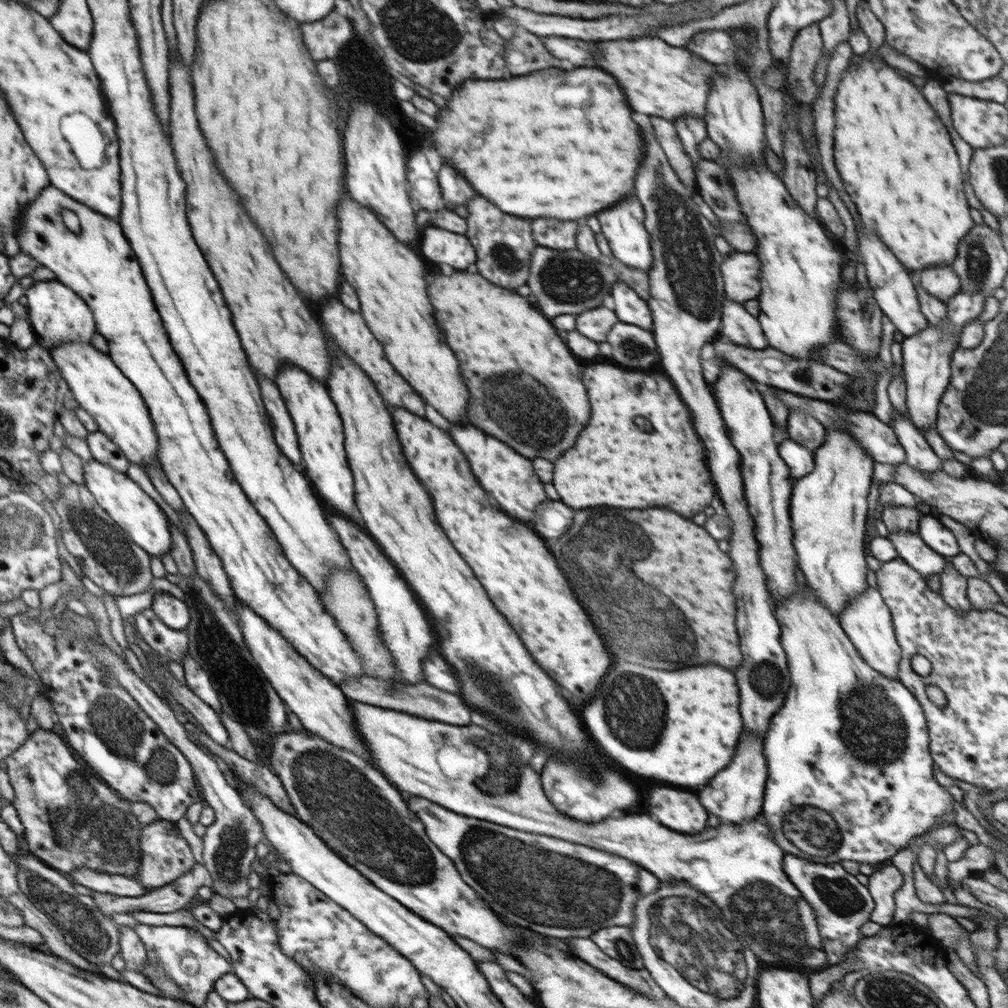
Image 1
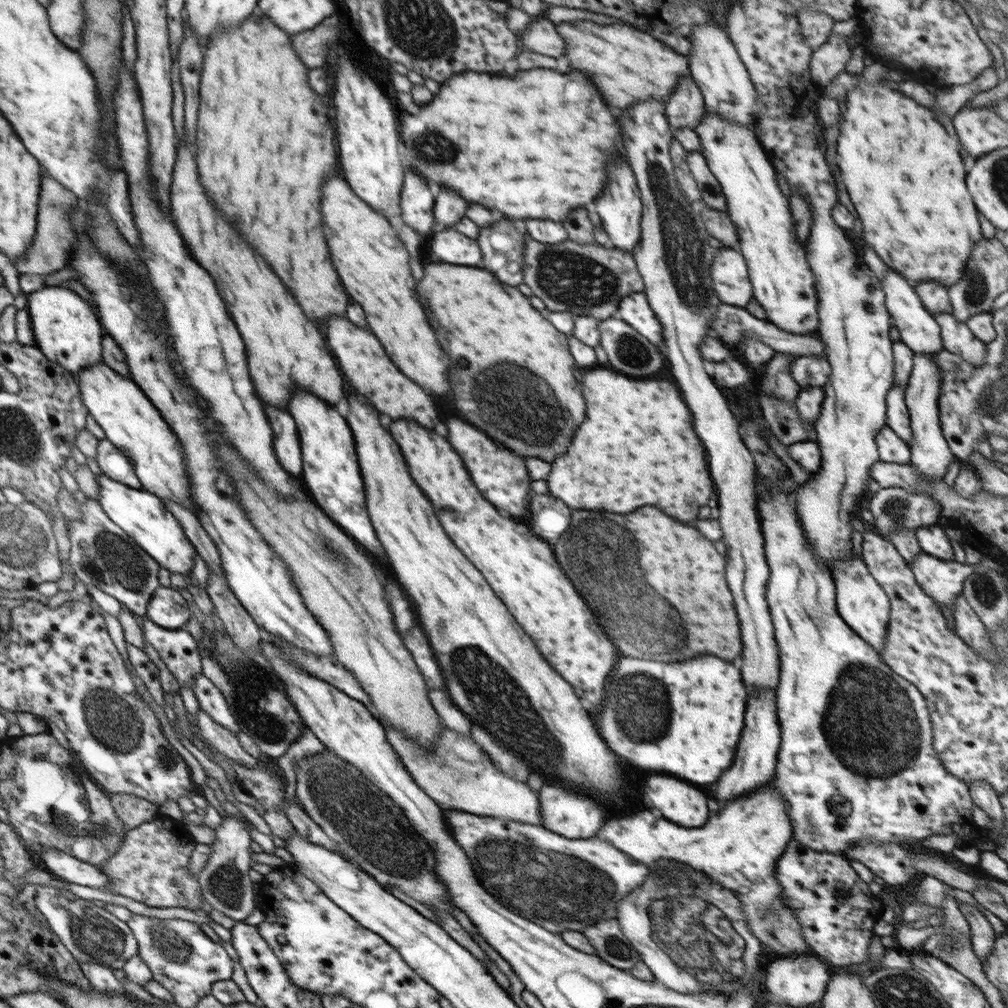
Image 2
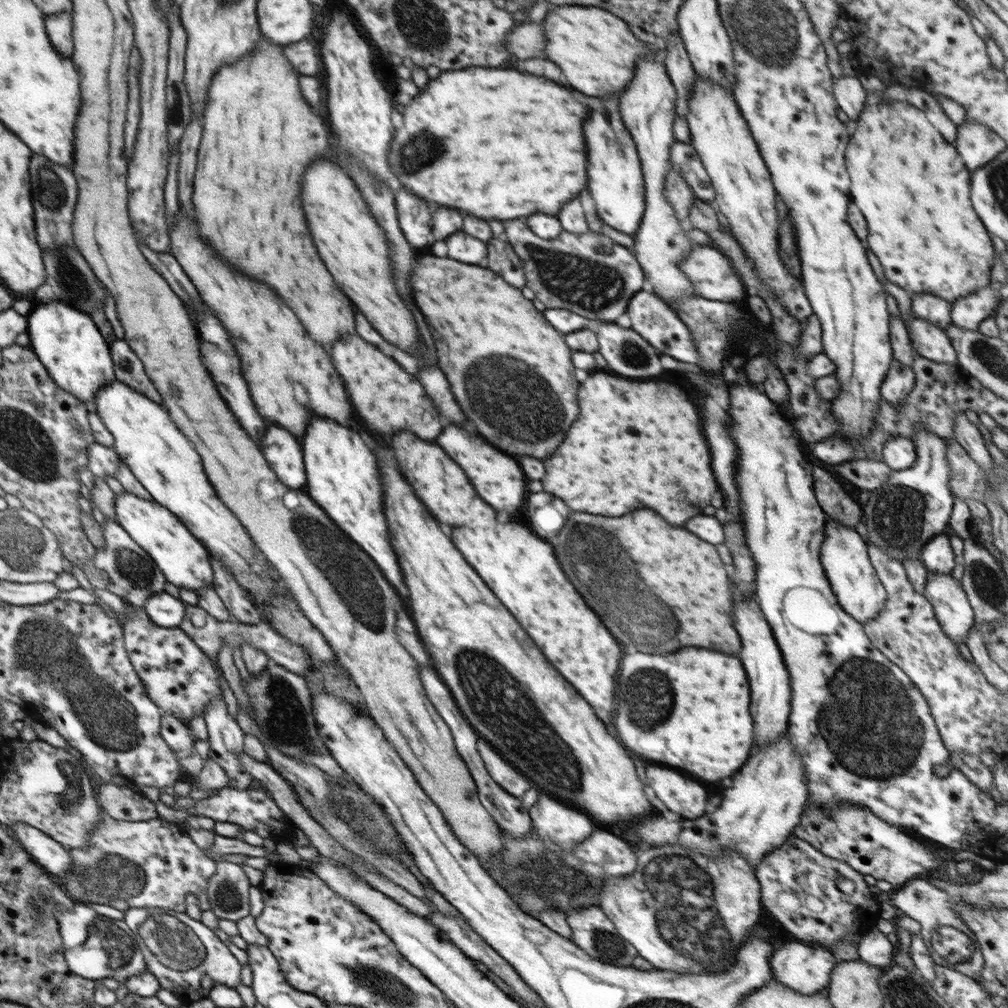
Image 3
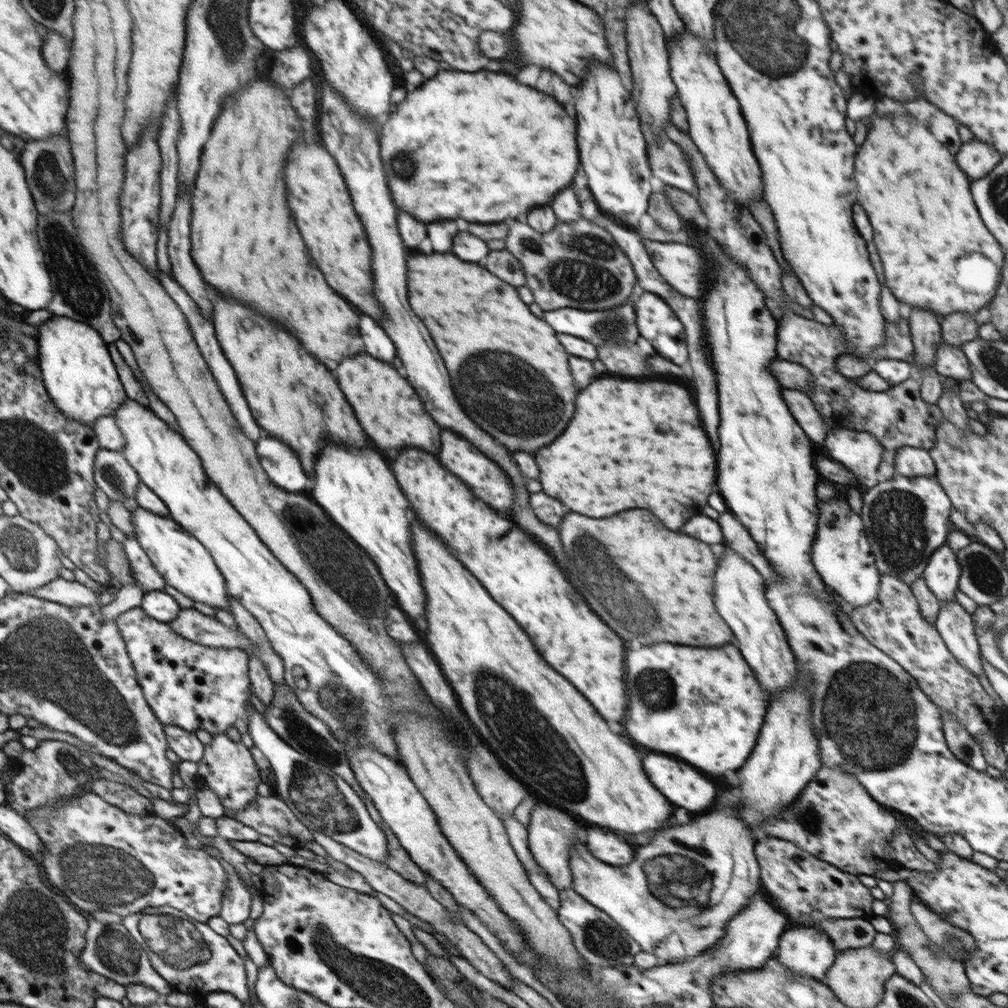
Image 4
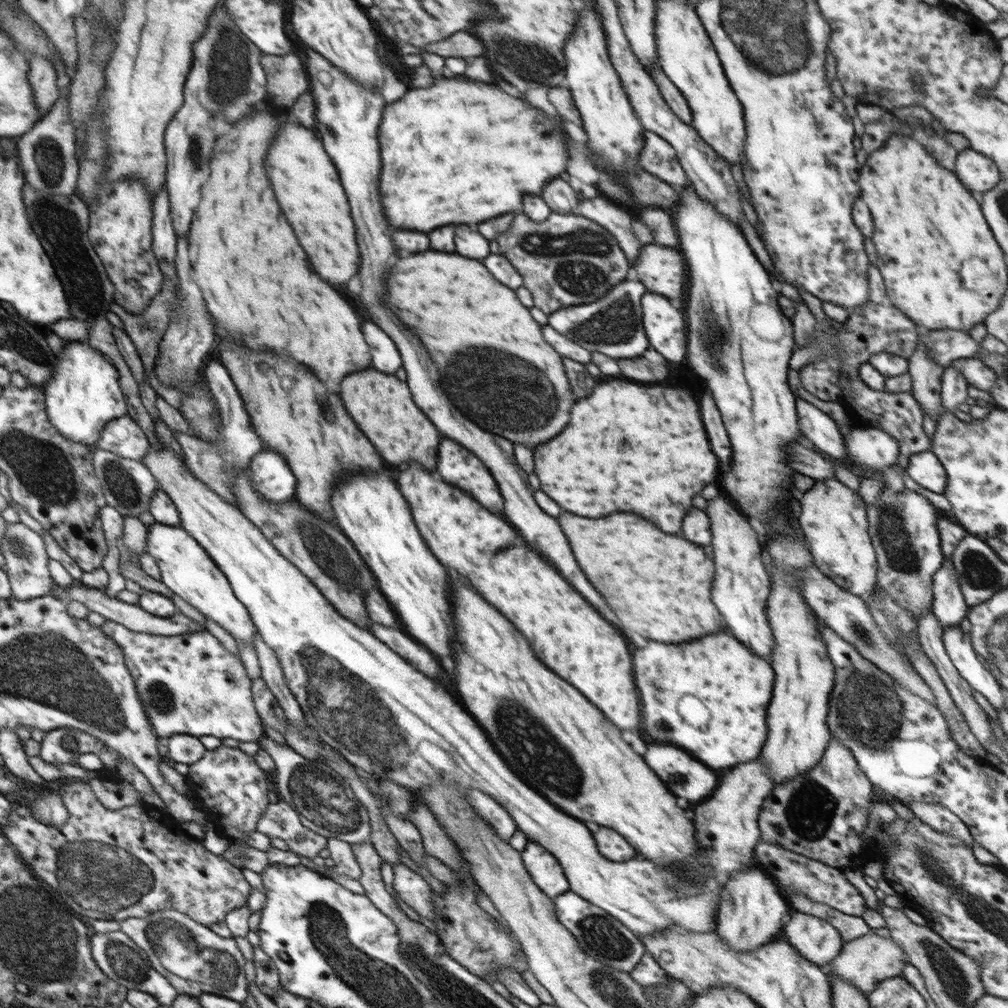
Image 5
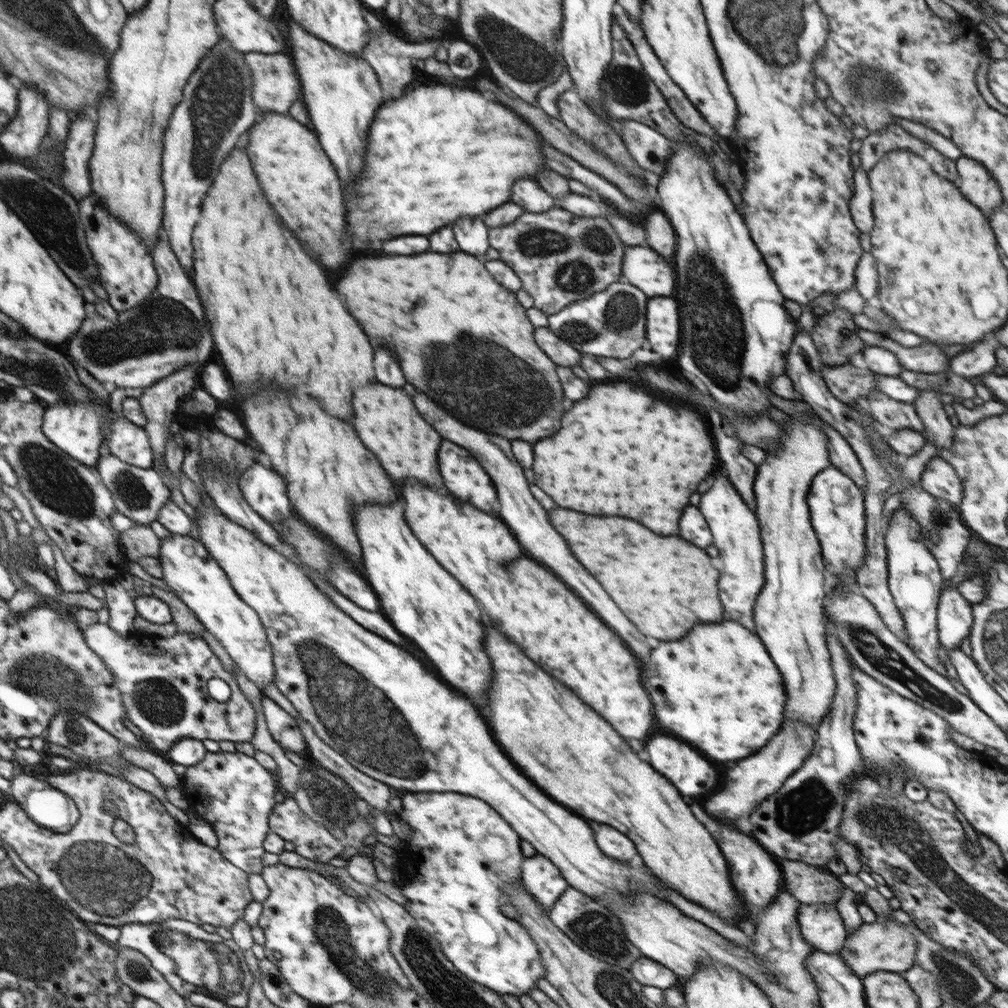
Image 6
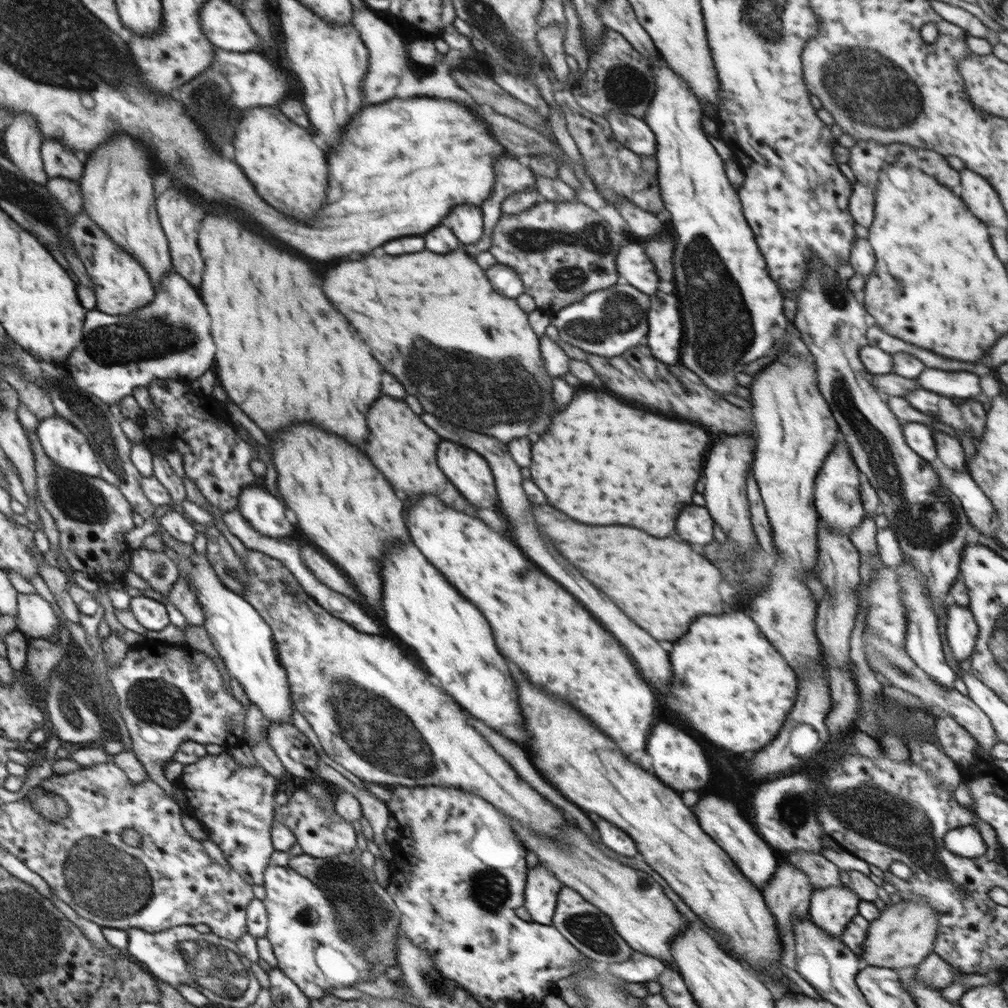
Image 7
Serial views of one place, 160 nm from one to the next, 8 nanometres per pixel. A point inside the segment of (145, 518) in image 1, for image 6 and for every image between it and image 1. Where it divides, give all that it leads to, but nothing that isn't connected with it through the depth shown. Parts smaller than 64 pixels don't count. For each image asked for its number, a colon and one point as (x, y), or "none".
2: (143, 516)
3: (182, 559)
4: (185, 564)
5: (186, 569)
6: (200, 582)

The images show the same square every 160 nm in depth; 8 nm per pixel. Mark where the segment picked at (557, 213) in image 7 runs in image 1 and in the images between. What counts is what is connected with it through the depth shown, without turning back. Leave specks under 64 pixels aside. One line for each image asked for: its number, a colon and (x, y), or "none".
1: (570, 283)
2: (589, 280)
3: (594, 277)
4: (579, 265)
5: (568, 260)
6: (561, 258)

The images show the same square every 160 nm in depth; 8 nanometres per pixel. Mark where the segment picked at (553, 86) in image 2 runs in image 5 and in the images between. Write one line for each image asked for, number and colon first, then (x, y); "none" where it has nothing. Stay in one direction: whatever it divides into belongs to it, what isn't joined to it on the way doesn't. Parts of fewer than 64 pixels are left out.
3: (500, 144)
4: (486, 153)
5: (459, 152)

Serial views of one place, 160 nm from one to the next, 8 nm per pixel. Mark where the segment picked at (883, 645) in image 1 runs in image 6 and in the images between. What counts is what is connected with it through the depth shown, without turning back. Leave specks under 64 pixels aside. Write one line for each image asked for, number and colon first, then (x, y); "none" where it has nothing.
2: (861, 602)
3: (860, 593)
4: (841, 553)
5: (834, 519)
6: (836, 505)

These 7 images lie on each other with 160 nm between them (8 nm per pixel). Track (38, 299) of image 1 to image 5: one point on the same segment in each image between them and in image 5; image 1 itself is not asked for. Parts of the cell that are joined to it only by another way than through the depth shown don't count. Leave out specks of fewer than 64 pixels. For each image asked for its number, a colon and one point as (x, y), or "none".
2: (65, 328)
3: (67, 341)
4: (77, 368)
5: (83, 394)

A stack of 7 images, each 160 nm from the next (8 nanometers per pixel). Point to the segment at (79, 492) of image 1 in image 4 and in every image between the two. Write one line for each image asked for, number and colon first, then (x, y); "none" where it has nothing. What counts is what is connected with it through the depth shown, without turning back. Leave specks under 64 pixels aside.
2: (101, 554)
3: (122, 567)
4: (148, 578)

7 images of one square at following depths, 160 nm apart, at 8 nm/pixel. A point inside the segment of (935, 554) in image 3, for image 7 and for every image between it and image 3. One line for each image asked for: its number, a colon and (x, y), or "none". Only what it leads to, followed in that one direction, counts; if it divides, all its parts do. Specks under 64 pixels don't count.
4: (942, 572)
5: (948, 605)
6: (954, 614)
7: (962, 631)

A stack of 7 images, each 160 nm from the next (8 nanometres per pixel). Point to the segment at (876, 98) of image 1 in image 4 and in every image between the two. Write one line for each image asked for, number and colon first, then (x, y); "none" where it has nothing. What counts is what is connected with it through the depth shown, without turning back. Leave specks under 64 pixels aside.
2: (904, 174)
3: (921, 225)
4: (918, 200)

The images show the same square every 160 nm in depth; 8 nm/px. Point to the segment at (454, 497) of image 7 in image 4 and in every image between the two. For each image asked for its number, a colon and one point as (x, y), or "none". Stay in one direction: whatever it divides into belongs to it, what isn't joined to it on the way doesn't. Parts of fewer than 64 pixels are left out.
4: (387, 408)
5: (381, 405)
6: (386, 421)

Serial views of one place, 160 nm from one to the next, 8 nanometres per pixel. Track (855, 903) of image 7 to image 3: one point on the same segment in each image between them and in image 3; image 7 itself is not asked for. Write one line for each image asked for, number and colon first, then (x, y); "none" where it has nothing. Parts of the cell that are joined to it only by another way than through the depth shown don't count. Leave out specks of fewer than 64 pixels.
3: (806, 969)
4: (807, 951)
5: (819, 942)
6: (821, 925)

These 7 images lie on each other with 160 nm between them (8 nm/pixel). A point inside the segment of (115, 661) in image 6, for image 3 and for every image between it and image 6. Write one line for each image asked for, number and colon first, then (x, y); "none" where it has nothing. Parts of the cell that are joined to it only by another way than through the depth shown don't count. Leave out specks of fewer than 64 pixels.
3: (179, 677)
4: (186, 684)
5: (190, 684)

